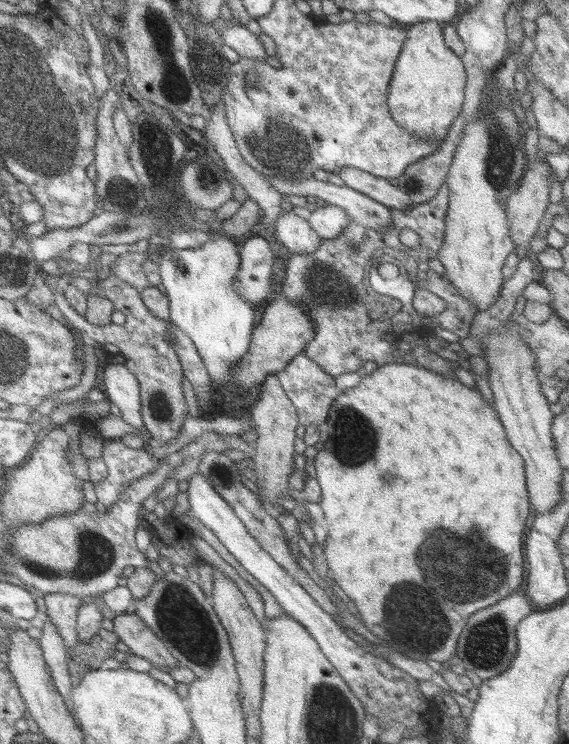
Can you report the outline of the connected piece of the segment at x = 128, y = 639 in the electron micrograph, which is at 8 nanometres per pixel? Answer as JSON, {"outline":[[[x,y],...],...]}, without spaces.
{"outline":[[[136,613],[116,615],[114,631],[119,640],[130,648],[130,654],[144,658],[152,666],[169,672],[181,666],[152,629],[148,629]]]}

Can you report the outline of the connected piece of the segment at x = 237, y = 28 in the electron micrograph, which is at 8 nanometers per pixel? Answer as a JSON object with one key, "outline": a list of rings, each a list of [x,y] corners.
{"outline":[[[236,23],[234,26],[222,26],[221,30],[224,44],[230,46],[242,58],[265,61],[268,57],[258,35],[252,34],[242,25]]]}

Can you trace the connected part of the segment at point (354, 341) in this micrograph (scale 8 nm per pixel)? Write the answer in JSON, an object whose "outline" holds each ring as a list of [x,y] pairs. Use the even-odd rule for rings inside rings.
{"outline":[[[444,184],[438,189],[436,196],[428,200],[428,202],[406,207],[405,210],[392,209],[391,226],[389,226],[387,230],[383,230],[383,232],[367,230],[360,224],[351,221],[349,226],[337,238],[321,240],[315,252],[311,254],[291,254],[291,256],[289,256],[286,264],[286,276],[284,276],[284,282],[282,282],[277,294],[289,302],[304,306],[304,312],[310,314],[312,324],[314,324],[314,337],[306,344],[302,354],[311,362],[314,362],[322,371],[326,372],[328,376],[337,377],[344,373],[358,372],[358,369],[366,362],[374,362],[377,367],[383,366],[384,364],[408,364],[417,366],[414,356],[410,351],[403,357],[397,358],[392,355],[392,340],[389,341],[388,338],[389,335],[392,335],[392,333],[396,332],[400,327],[408,331],[413,331],[419,323],[424,322],[430,327],[444,328],[444,330],[453,332],[461,338],[469,336],[471,323],[477,313],[476,307],[460,296],[458,290],[456,290],[450,282],[443,281],[438,275],[432,272],[428,266],[429,260],[437,258],[439,249],[443,244],[449,196],[450,190],[448,186]],[[405,228],[414,231],[418,234],[418,238],[420,238],[420,245],[413,253],[419,265],[418,279],[414,284],[416,288],[428,290],[435,296],[442,298],[442,300],[446,302],[446,310],[434,316],[426,316],[421,315],[412,307],[410,310],[403,312],[400,320],[391,317],[373,320],[370,317],[370,310],[373,305],[367,299],[371,291],[367,289],[366,284],[364,284],[364,276],[368,274],[371,265],[375,263],[377,256],[379,253],[382,253],[384,249],[390,248],[394,253],[409,252],[399,240],[399,233]]]}

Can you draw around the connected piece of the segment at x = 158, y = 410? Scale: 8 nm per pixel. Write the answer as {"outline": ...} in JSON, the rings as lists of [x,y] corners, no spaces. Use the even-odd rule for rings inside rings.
{"outline":[[[41,272],[41,275],[52,290],[55,297],[55,306],[64,316],[64,320],[69,322],[74,329],[80,331],[86,342],[92,340],[92,342],[98,342],[100,345],[114,344],[118,348],[119,354],[124,357],[123,366],[126,366],[128,371],[138,379],[140,412],[142,412],[144,428],[152,436],[153,443],[168,444],[168,442],[172,442],[178,436],[187,417],[188,404],[184,399],[182,385],[184,372],[182,372],[180,362],[171,348],[172,344],[169,338],[172,338],[172,332],[170,332],[170,326],[168,326],[169,320],[156,318],[142,303],[140,291],[132,288],[132,286],[127,286],[110,274],[106,280],[100,281],[99,296],[110,300],[114,304],[115,310],[120,310],[124,314],[126,322],[124,325],[113,322],[104,326],[90,324],[65,301],[62,289],[58,288],[58,278],[45,272]]]}

